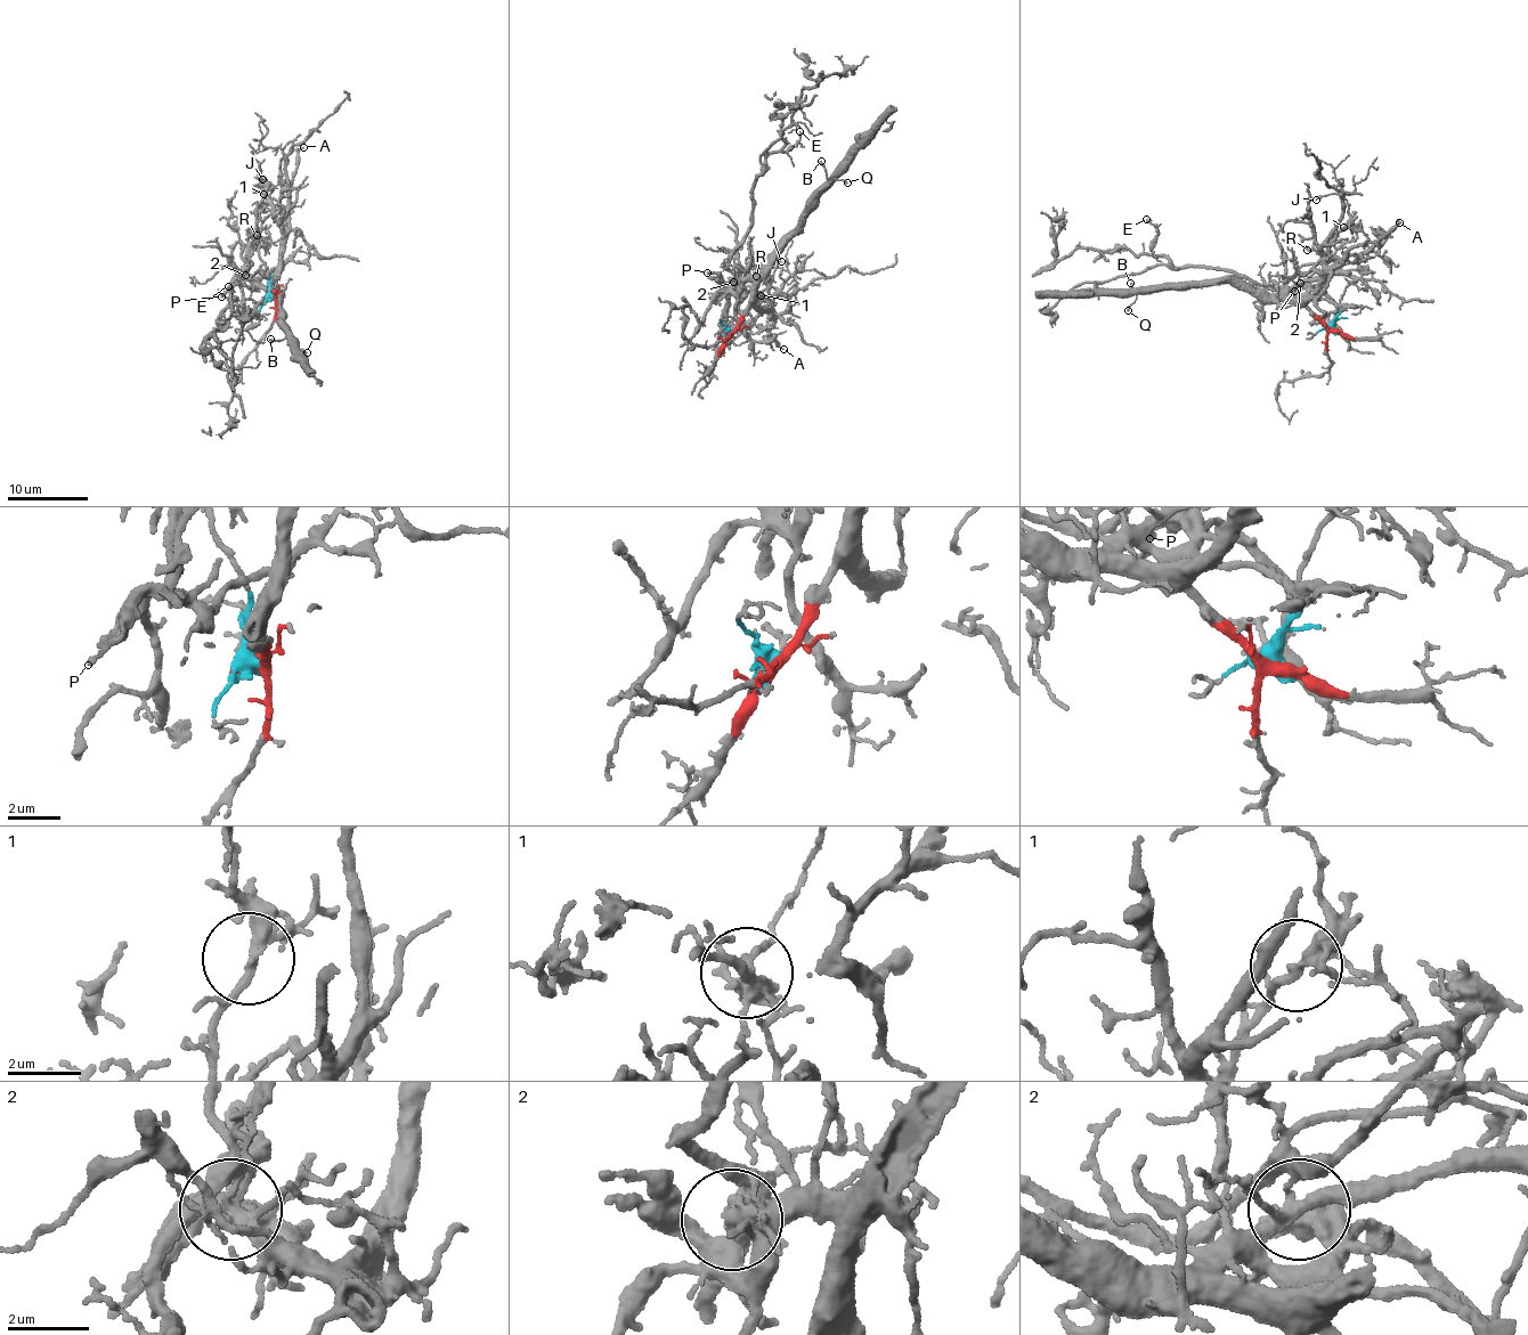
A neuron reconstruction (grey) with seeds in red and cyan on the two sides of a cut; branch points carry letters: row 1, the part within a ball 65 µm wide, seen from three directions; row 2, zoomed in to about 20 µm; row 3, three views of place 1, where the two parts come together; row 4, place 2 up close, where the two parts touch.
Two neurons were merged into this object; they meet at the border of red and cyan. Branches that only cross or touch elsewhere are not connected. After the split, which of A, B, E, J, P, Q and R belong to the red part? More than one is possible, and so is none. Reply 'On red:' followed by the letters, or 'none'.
On red: A, B, P, Q

